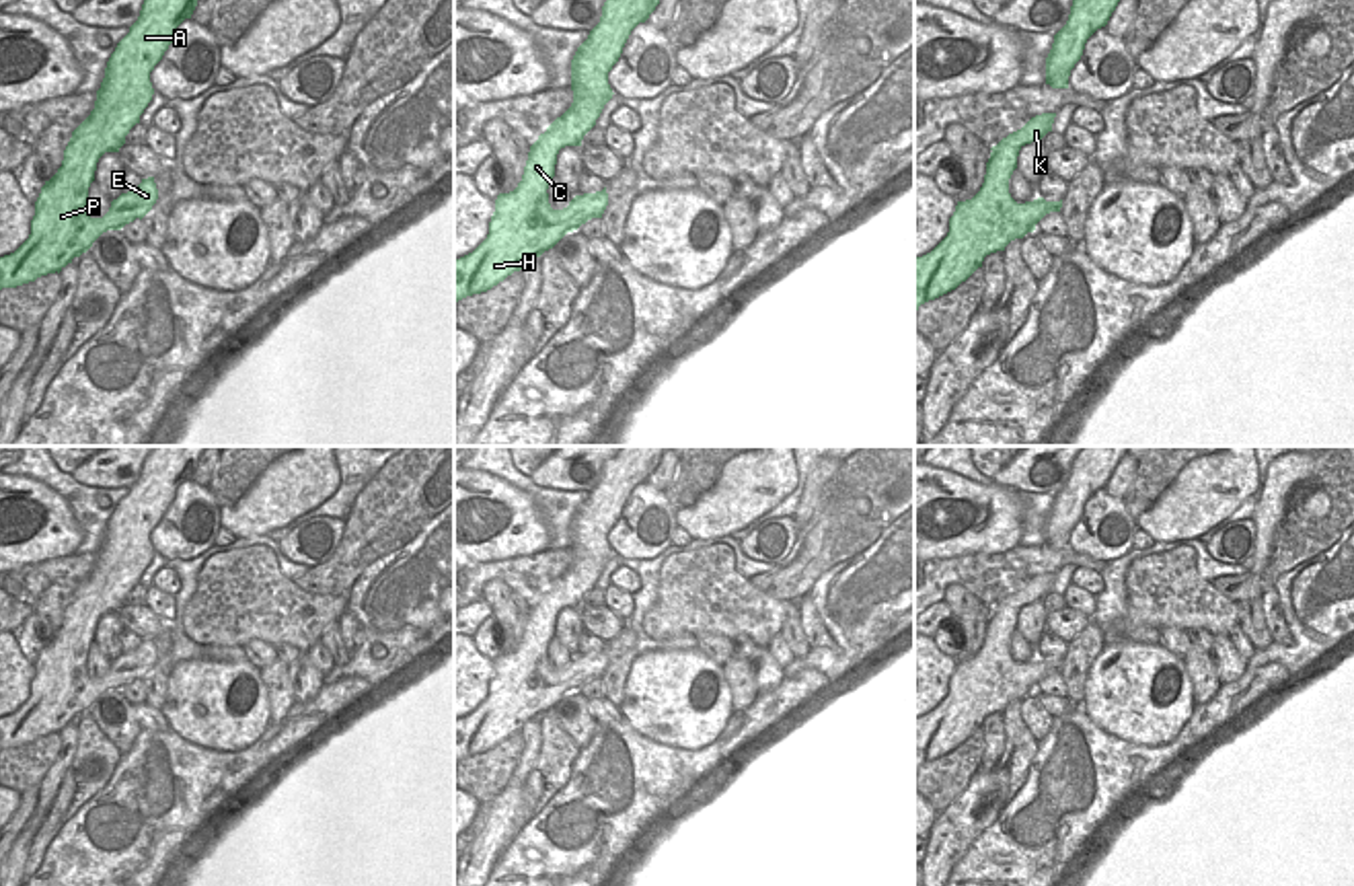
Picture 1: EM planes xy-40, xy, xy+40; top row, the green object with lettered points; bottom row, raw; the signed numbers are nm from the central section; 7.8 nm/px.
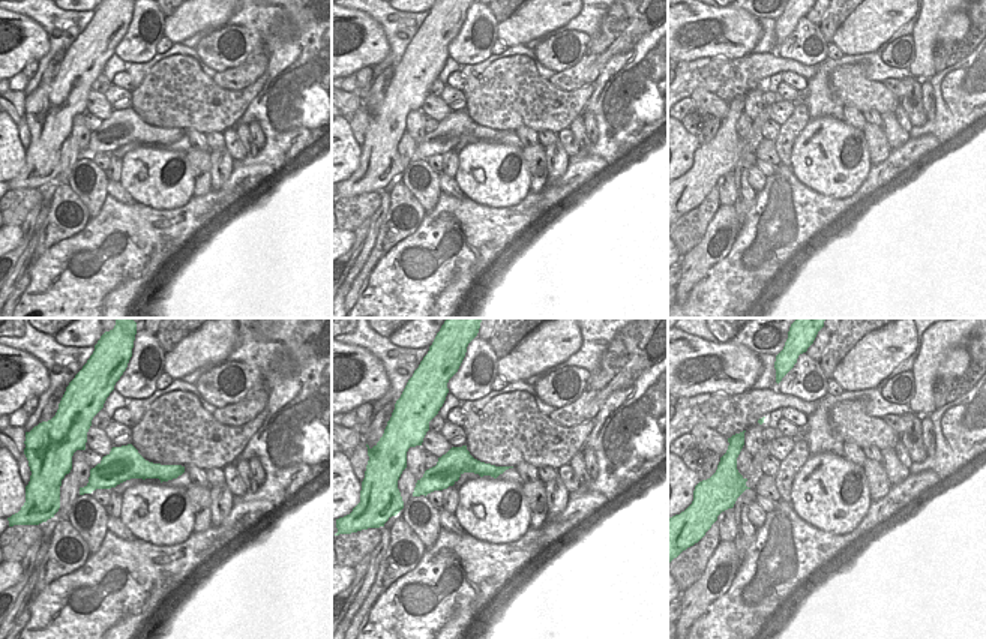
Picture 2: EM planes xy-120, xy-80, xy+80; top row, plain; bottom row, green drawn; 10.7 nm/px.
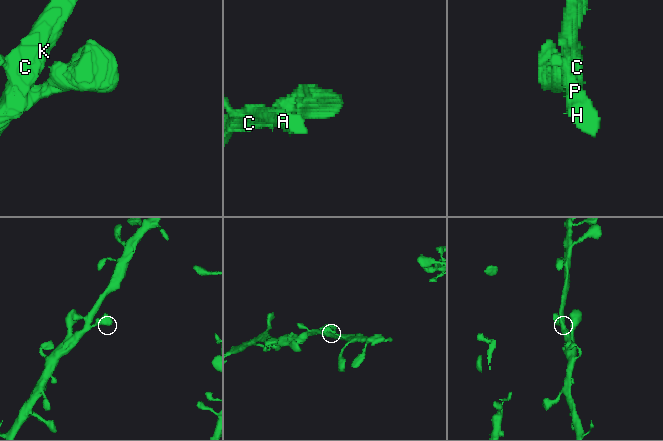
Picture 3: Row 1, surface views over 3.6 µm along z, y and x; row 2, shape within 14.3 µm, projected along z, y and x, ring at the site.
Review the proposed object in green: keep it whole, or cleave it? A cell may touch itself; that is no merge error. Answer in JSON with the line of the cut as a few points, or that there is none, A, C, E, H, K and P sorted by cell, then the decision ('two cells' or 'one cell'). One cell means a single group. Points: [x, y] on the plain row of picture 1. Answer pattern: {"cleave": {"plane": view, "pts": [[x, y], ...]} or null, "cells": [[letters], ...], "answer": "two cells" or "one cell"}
{"cleave": null, "cells": [["A", "C", "E", "H", "K", "P"]], "answer": "one cell"}

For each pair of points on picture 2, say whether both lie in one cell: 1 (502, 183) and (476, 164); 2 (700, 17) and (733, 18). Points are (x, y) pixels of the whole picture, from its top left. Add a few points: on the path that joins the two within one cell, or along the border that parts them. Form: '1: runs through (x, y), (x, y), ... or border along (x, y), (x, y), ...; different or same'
1: runs through (496, 177), (482, 167); same
2: runs through (707, 18), (725, 18); same

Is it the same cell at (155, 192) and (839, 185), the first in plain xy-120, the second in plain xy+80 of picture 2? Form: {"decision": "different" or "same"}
{"decision": "same"}

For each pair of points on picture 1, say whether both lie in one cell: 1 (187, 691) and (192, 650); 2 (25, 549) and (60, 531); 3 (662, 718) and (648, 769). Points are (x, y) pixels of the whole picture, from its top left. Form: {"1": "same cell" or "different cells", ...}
{"1": "different cells", "2": "same cell", "3": "different cells"}

